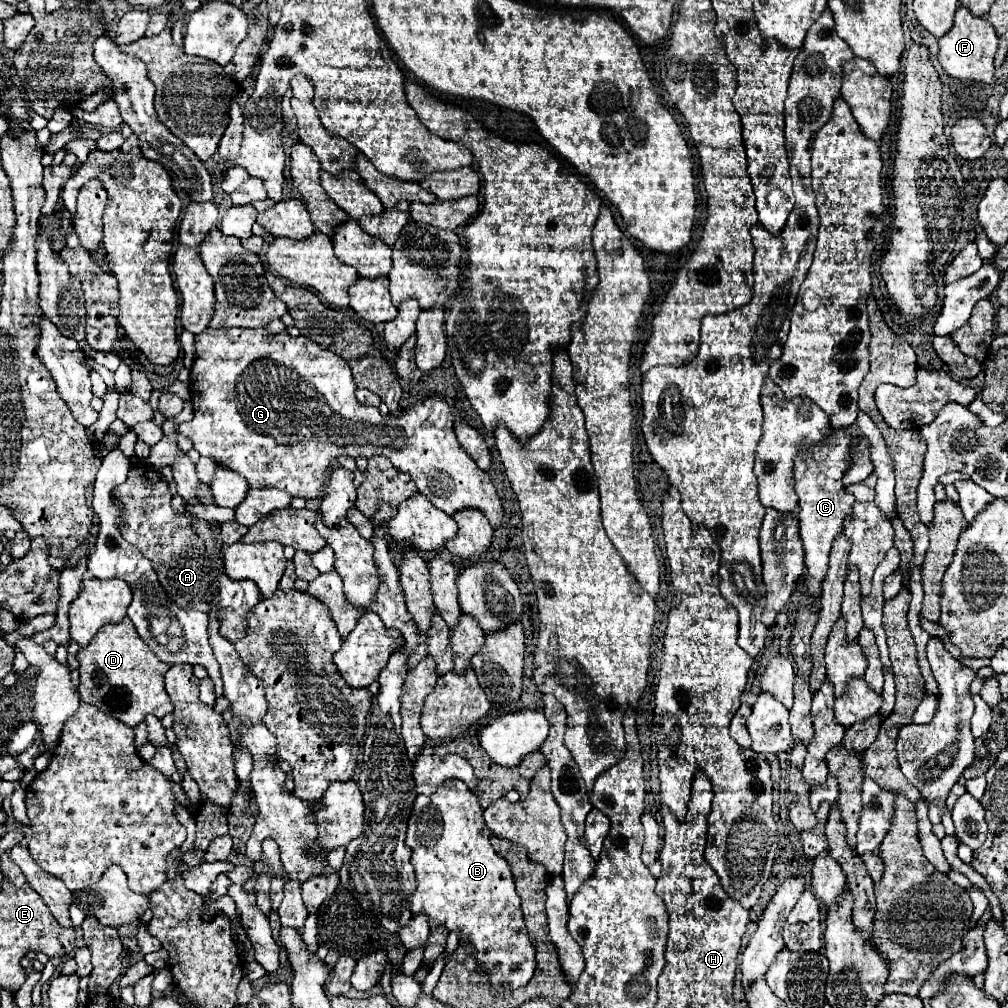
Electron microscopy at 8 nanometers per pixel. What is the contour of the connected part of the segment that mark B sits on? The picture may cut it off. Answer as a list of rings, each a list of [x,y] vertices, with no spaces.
[[[448,780],[448,784],[440,786],[434,794],[418,796],[408,820],[406,844],[412,848],[410,862],[416,870],[416,892],[410,898],[412,914],[426,914],[432,930],[440,926],[444,926],[448,932],[458,930],[460,940],[472,944],[472,958],[478,962],[482,976],[490,982],[490,988],[512,992],[528,984],[536,970],[534,946],[526,934],[520,896],[514,888],[510,866],[490,846],[490,830],[484,822],[476,794],[462,780]]]

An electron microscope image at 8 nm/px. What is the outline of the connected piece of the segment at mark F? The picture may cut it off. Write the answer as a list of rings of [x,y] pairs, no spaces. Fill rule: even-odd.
[[[960,6],[954,16],[954,26],[938,40],[940,66],[958,80],[976,80],[976,82],[992,82],[994,78],[994,54],[998,48],[998,36],[992,24],[986,18],[974,16],[968,8]]]

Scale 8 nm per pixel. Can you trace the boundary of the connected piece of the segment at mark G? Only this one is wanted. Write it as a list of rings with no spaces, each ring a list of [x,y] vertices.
[[[206,328],[204,332],[196,334],[196,360],[194,360],[194,366],[190,370],[190,394],[192,394],[192,406],[194,406],[194,418],[190,422],[182,422],[180,424],[180,434],[190,438],[194,442],[194,450],[200,452],[200,456],[208,456],[212,458],[216,464],[224,466],[224,468],[230,468],[234,472],[238,472],[240,476],[244,476],[250,484],[250,488],[276,488],[276,490],[284,490],[292,496],[300,496],[300,498],[320,498],[322,496],[322,490],[320,484],[326,480],[328,476],[328,470],[330,466],[336,462],[338,456],[352,456],[352,458],[358,458],[358,456],[364,456],[364,458],[372,458],[372,456],[386,456],[396,468],[400,468],[402,472],[410,474],[412,480],[416,482],[420,494],[424,494],[436,508],[444,510],[446,514],[454,514],[458,510],[464,510],[464,508],[474,508],[474,510],[480,510],[484,512],[484,516],[490,520],[490,524],[494,528],[498,528],[502,522],[504,522],[504,510],[502,510],[502,500],[494,488],[494,484],[490,482],[490,476],[480,470],[476,466],[476,462],[462,450],[462,446],[458,444],[456,436],[454,436],[454,416],[448,408],[448,404],[442,400],[442,396],[432,396],[432,398],[426,398],[424,402],[416,404],[414,408],[410,408],[408,412],[400,414],[400,416],[382,416],[378,412],[378,408],[374,406],[364,406],[356,400],[354,396],[356,392],[356,384],[354,384],[354,378],[352,378],[352,372],[348,368],[348,364],[344,362],[342,356],[338,356],[336,352],[330,352],[326,348],[322,348],[320,344],[312,342],[310,338],[306,336],[290,336],[290,334],[276,334],[276,336],[270,336],[266,334],[266,330],[258,328],[258,330],[250,330],[250,328],[220,328],[220,330],[214,330],[214,328]]]

